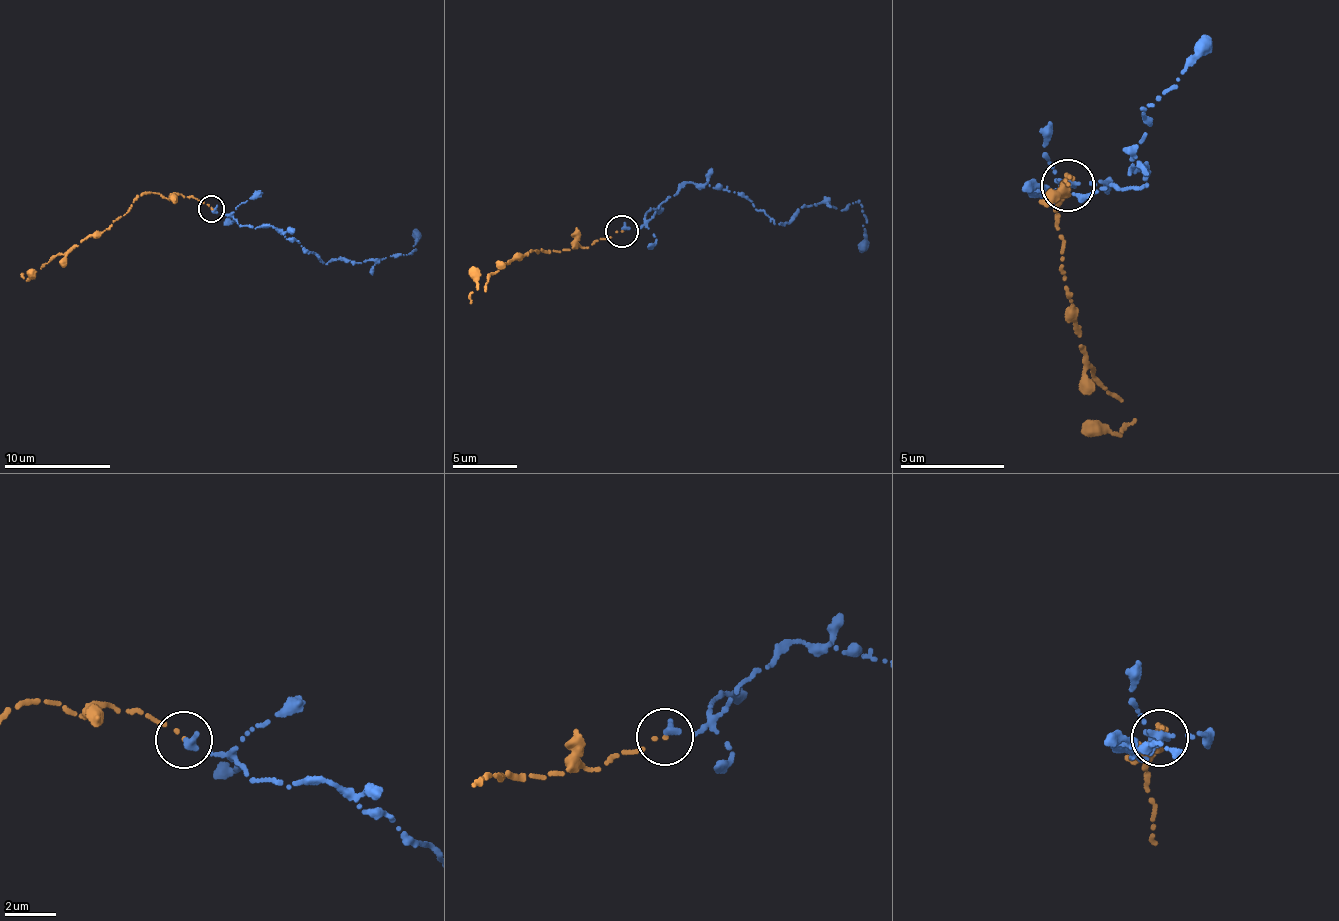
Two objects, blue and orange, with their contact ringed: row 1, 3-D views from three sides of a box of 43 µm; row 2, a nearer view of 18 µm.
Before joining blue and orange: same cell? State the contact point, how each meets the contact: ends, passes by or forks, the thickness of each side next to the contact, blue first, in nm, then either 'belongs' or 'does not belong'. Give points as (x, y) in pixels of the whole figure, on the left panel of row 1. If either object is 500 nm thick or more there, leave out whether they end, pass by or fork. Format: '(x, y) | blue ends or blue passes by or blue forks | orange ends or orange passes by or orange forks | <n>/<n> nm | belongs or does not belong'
(211, 209) | blue ends | orange ends | 320/130 nm | belongs

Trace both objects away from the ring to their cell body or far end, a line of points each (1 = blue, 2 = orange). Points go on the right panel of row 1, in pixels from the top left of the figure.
1: (1063, 184), (1053, 203), (1031, 190), (1141, 185), (1147, 171), (1130, 167), (1146, 111), (1211, 36)
2: (1068, 184), (1071, 176), (1056, 197), (1072, 323), (1094, 381), (1114, 398), (1099, 421), (1118, 433), (1135, 418)

